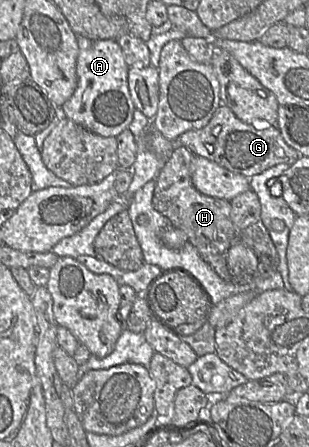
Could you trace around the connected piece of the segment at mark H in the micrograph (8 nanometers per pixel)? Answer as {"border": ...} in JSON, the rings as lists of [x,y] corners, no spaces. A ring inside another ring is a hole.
{"border":[[[178,145],[156,177],[152,204],[156,211],[167,217],[171,224],[181,229],[200,257],[225,281],[234,284],[246,284],[253,280],[253,275],[230,274],[227,257],[233,245],[245,245],[252,249],[256,256],[267,255],[278,264],[278,255],[269,233],[263,223],[258,221],[243,231],[237,230],[231,220],[231,204],[226,199],[216,198],[200,193],[193,185],[191,178],[191,160],[194,154],[186,147]]]}

